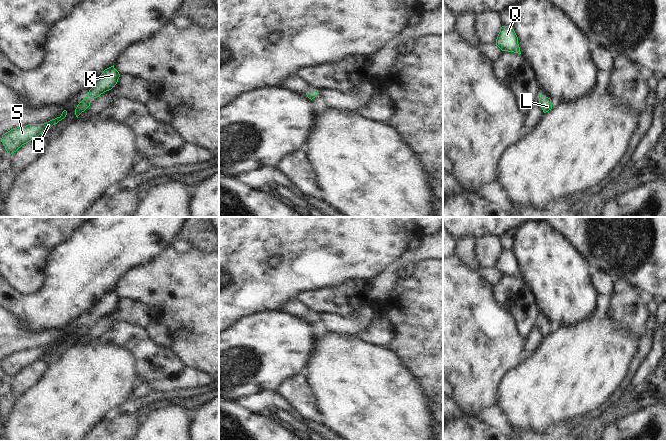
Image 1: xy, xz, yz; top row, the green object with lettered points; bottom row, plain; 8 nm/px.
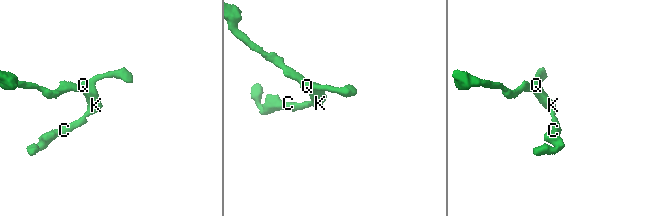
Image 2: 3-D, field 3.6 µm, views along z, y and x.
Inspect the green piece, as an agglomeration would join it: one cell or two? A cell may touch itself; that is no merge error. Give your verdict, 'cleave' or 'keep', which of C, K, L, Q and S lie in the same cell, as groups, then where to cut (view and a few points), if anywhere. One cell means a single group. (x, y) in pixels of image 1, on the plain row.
keep; C K L Q S; no cut

